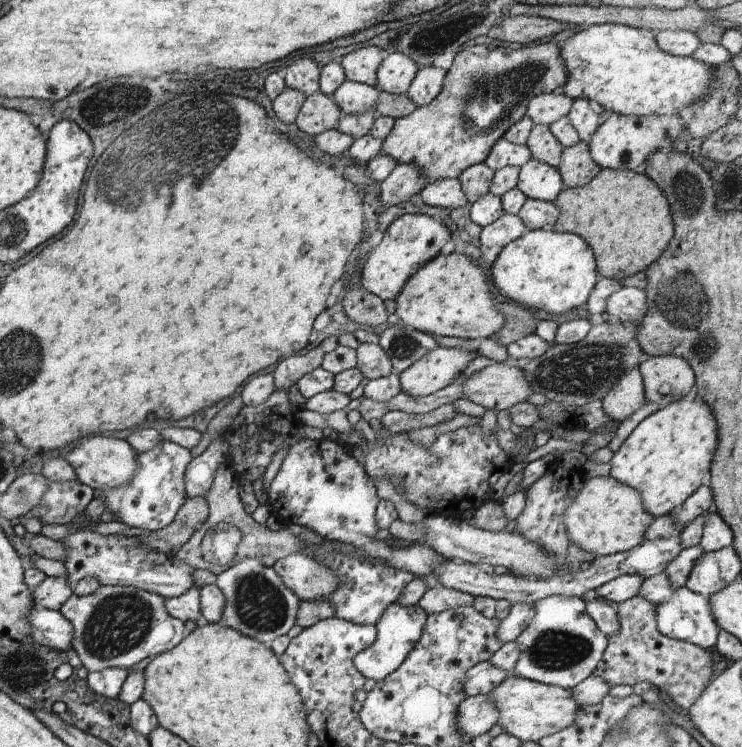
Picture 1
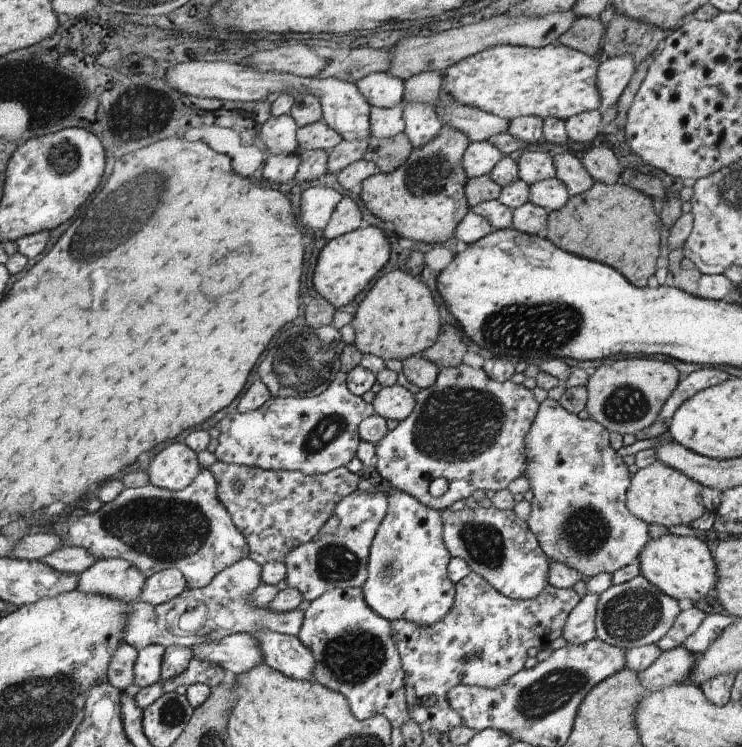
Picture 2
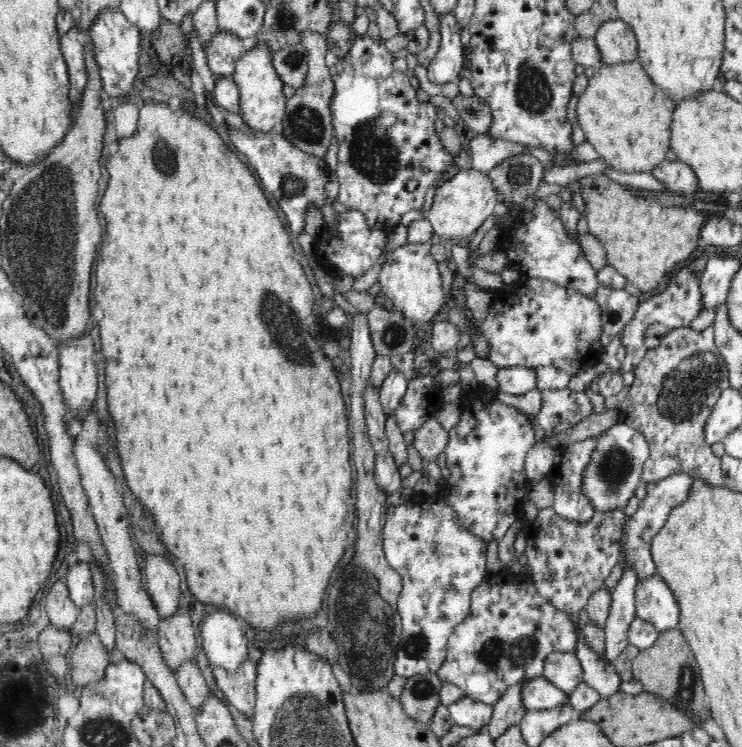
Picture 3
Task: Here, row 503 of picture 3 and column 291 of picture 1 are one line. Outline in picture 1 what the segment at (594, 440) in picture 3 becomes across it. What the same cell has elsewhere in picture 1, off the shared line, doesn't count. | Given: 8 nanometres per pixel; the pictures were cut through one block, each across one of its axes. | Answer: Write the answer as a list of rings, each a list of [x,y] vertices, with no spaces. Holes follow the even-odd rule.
[[[304,553],[287,554],[275,560],[272,569],[301,603],[327,599],[337,588],[337,576]]]

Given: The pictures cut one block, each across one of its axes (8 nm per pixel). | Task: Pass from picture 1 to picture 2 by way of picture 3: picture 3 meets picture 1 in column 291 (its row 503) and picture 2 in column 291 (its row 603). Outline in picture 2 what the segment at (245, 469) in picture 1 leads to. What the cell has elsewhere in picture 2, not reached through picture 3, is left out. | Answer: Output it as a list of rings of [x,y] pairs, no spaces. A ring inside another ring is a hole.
[[[337,372],[335,378],[320,395],[308,397],[269,397],[259,408],[240,413],[229,410],[217,423],[219,436],[212,452],[216,460],[261,469],[299,471],[309,474],[324,474],[337,467],[345,467],[356,456],[359,424],[373,413],[372,404],[354,394],[347,385],[347,374]]]

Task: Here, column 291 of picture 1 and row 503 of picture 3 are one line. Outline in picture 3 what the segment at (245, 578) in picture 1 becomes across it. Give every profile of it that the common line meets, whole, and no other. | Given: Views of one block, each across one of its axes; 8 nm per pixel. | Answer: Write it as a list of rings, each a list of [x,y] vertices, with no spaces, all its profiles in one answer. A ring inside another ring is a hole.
[[[615,424],[600,433],[598,448],[592,454],[592,462],[586,468],[585,491],[586,498],[592,501],[594,512],[624,509],[628,498],[634,495],[642,478],[643,464],[649,457],[649,444],[640,431],[626,424]]]

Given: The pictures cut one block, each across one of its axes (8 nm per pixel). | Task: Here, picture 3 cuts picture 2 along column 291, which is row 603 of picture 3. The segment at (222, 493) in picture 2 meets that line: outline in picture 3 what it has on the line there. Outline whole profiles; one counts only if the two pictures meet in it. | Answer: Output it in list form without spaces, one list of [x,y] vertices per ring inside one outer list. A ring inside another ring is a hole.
[[[505,569],[496,574],[486,574],[480,586],[472,591],[470,612],[448,639],[445,662],[437,675],[443,683],[452,683],[461,688],[466,697],[493,705],[510,686],[542,676],[548,654],[553,651],[576,653],[577,639],[574,620],[543,597],[528,574],[514,575]]]

